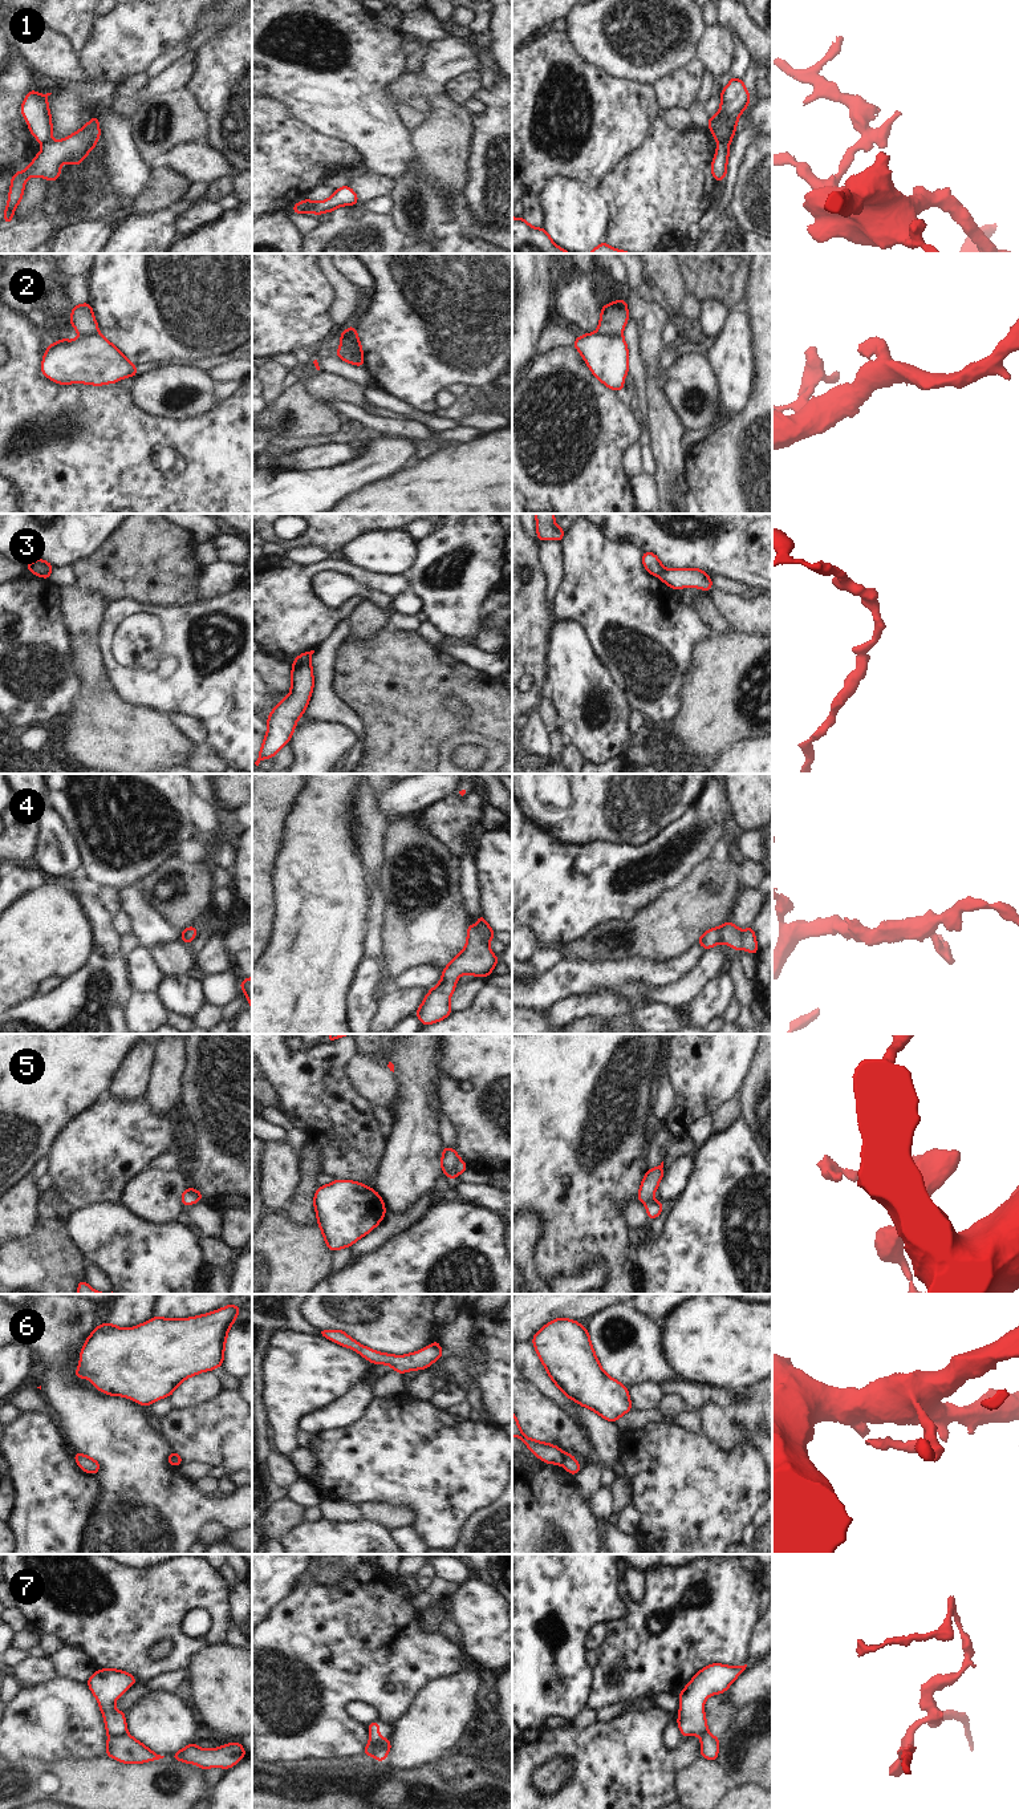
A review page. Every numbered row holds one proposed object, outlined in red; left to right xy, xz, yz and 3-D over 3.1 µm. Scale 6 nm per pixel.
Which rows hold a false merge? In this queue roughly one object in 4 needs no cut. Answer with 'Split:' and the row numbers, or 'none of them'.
Split: 1, 2, 3, 5, 6, 7

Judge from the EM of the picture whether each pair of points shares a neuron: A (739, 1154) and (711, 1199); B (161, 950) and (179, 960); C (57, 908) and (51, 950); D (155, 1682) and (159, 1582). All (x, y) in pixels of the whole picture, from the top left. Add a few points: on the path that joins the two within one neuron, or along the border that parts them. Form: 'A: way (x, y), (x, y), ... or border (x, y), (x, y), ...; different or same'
A: way (731, 1164), (731, 1179), (722, 1188); same
B: way (165, 954), (175, 958); same
C: way (51, 919), (51, 940); same
D: border (186, 1667), (162, 1670), (143, 1682); different

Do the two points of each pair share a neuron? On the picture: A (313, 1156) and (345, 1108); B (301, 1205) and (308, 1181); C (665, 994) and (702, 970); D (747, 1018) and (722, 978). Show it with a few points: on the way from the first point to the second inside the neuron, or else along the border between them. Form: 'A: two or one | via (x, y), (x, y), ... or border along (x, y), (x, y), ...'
A: two | border along (308, 1139), (320, 1150), (321, 1171)
B: one | via (301, 1200), (307, 1187)
C: one | via (674, 993), (681, 992), (693, 980)
D: two | border along (726, 968), (733, 982), (734, 994)

